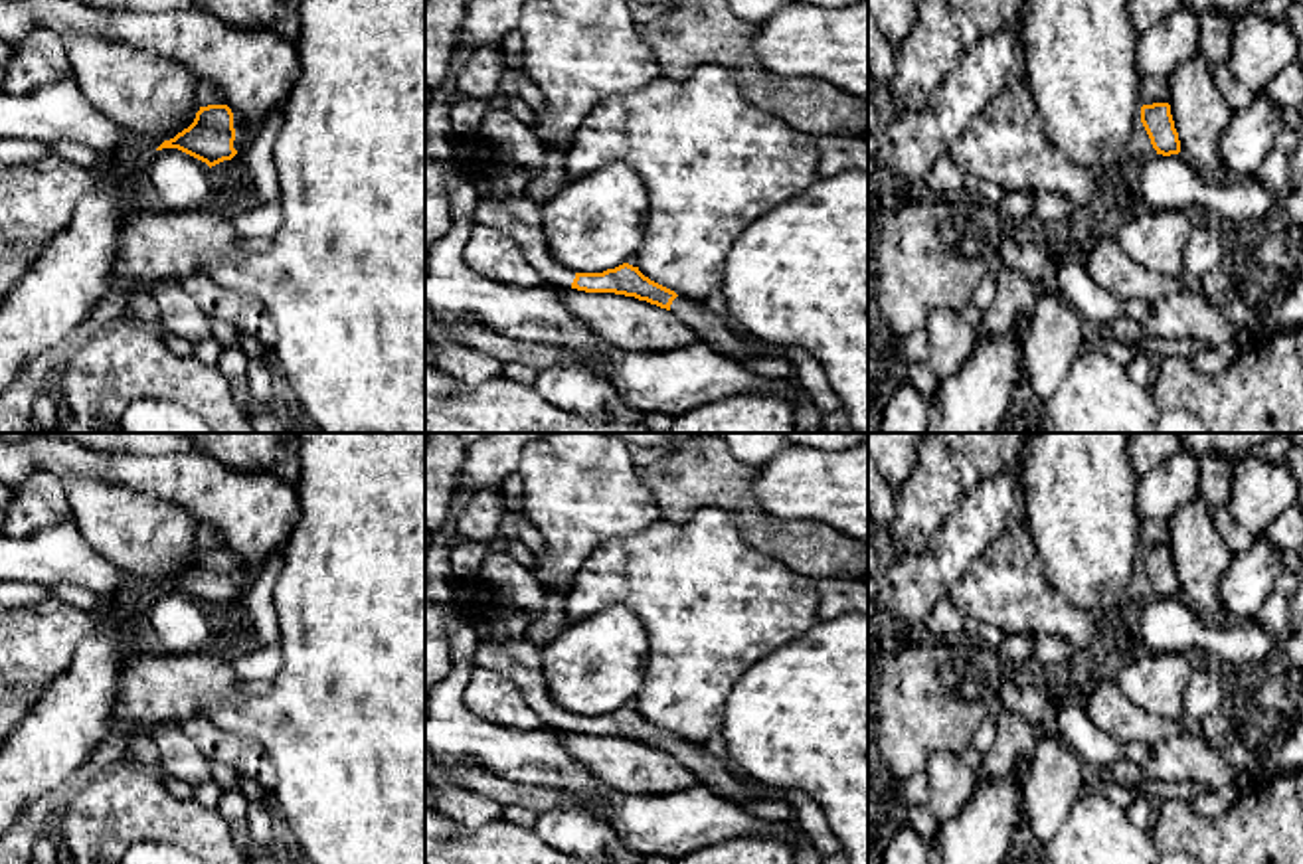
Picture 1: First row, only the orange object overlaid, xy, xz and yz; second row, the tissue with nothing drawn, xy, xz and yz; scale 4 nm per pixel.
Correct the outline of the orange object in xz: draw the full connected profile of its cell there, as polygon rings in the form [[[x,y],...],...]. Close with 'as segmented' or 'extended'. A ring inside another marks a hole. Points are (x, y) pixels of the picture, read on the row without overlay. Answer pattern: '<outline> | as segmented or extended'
[[[526,639],[480,641],[473,660],[475,666],[498,670],[510,678],[548,730],[635,739],[674,755],[700,777],[702,785],[724,799],[741,803],[759,797],[757,785],[734,773],[730,763],[716,759],[704,745],[651,724],[639,710],[623,706],[603,716],[575,716],[558,706],[544,678],[542,648]]] | extended

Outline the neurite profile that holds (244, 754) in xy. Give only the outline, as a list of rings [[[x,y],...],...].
[[[190,718],[178,726],[208,759],[231,765],[241,775],[251,777],[265,791],[273,793],[277,771],[259,741],[235,730],[221,730],[208,718]]]

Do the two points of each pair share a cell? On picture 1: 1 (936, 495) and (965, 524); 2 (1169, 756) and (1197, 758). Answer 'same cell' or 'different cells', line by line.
1: different cells
2: same cell

